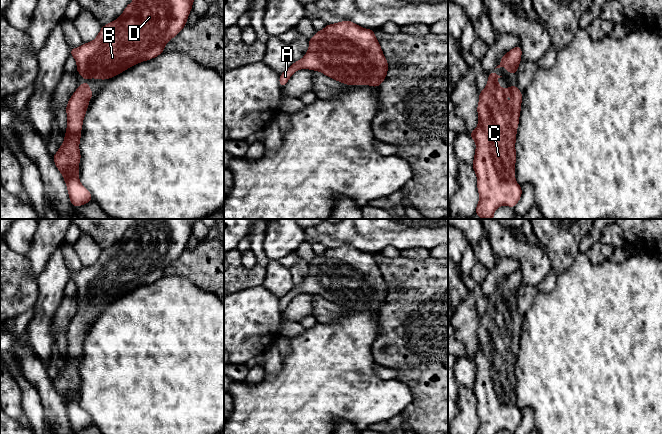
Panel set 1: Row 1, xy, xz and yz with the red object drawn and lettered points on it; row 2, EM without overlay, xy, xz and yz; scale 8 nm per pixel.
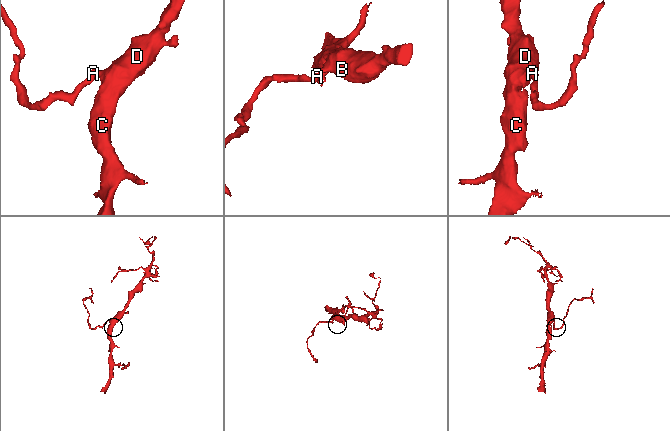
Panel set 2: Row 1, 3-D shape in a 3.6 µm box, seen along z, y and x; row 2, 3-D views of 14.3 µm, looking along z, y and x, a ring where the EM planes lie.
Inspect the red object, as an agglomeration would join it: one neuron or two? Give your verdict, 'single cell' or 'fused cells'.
single cell

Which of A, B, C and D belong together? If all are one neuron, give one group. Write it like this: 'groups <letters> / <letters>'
groups A B C D

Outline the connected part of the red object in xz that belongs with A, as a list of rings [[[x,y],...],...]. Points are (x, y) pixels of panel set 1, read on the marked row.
[[[345,20],[336,24],[327,24],[309,39],[309,49],[300,61],[294,63],[279,78],[279,86],[283,88],[293,73],[299,69],[320,71],[327,77],[347,85],[370,85],[379,87],[387,76],[386,60],[374,30],[365,29]]]

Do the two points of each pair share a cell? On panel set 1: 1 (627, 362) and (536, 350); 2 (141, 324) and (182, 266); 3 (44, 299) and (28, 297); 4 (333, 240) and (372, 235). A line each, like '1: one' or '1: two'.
1: one
2: two
3: two
4: one

